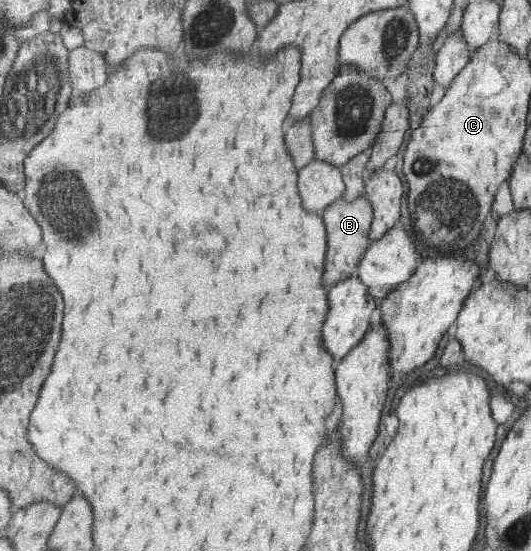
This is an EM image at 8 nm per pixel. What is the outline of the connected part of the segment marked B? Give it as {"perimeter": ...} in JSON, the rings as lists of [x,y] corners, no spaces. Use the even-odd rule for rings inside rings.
{"perimeter":[[[365,195],[355,201],[347,201],[343,196],[332,203],[322,214],[328,233],[328,252],[323,285],[330,289],[357,272],[362,257],[371,244],[370,231],[374,222],[374,207]]]}

